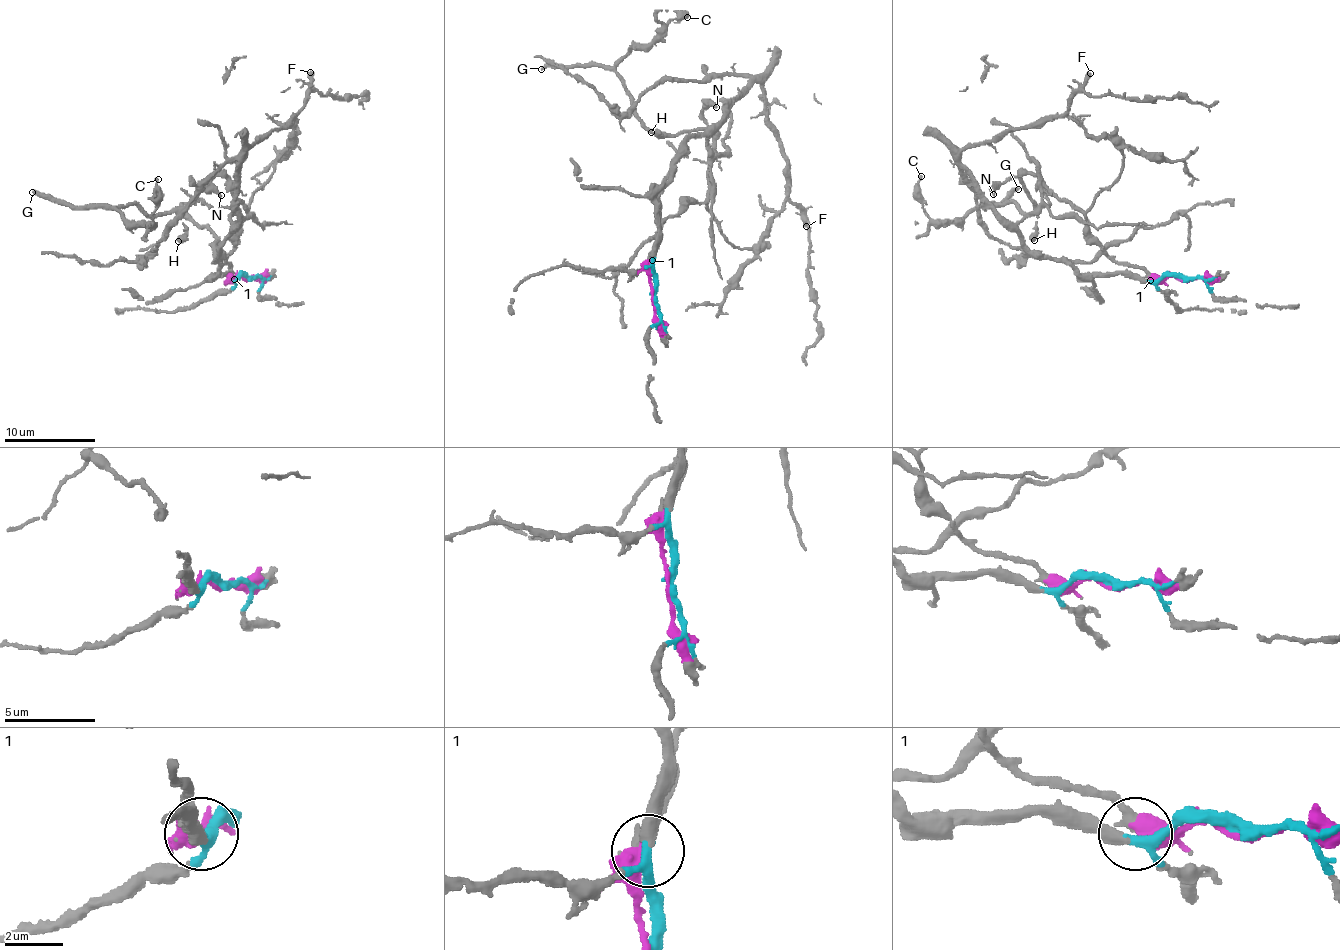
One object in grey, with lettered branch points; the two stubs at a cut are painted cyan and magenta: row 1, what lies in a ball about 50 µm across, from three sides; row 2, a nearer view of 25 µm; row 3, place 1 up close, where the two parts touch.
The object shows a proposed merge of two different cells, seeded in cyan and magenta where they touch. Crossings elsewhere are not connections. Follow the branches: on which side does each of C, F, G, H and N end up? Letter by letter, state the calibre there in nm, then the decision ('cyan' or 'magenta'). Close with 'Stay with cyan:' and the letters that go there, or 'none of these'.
C: 150 nm | magenta
F: 400 nm | cyan
G: 280 nm | magenta
H: 550 nm | magenta
N: 240 nm | magenta
Stay with cyan: F

